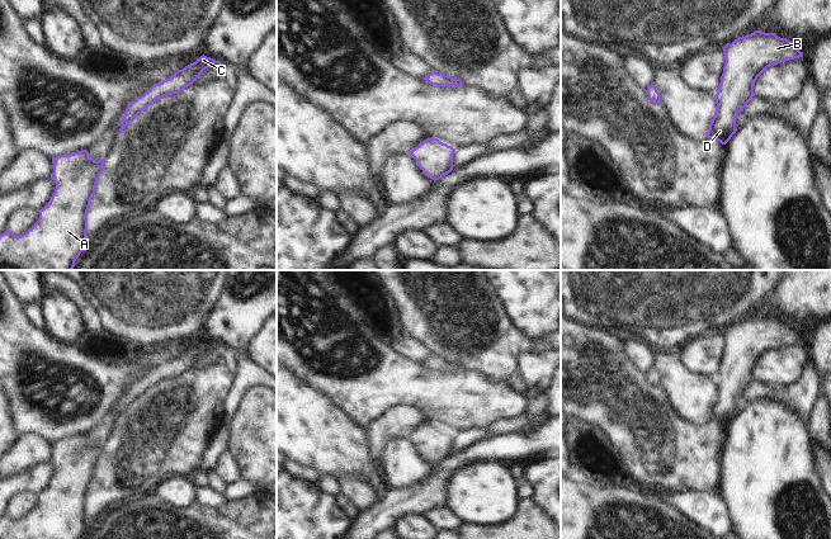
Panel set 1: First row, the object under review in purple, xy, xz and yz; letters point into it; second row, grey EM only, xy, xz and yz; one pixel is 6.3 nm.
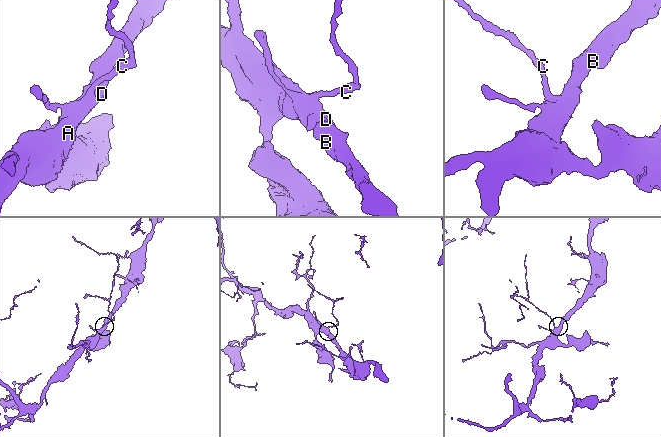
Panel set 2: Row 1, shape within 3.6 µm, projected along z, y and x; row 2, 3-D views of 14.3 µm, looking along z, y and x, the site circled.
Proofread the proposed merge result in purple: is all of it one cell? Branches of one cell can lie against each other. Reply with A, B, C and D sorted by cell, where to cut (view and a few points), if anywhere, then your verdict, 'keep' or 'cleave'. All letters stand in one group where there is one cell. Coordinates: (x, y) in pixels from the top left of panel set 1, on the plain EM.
A B C D | no cut | keep

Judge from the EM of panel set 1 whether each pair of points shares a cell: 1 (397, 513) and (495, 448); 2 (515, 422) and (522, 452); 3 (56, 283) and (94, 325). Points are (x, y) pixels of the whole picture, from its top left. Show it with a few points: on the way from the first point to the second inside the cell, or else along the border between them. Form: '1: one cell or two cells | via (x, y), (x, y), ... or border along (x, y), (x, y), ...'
1: one cell | via (421, 497), (459, 459), (471, 454)
2: two cells | border along (524, 428), (489, 438)
3: one cell | via (69, 288), (90, 312)

